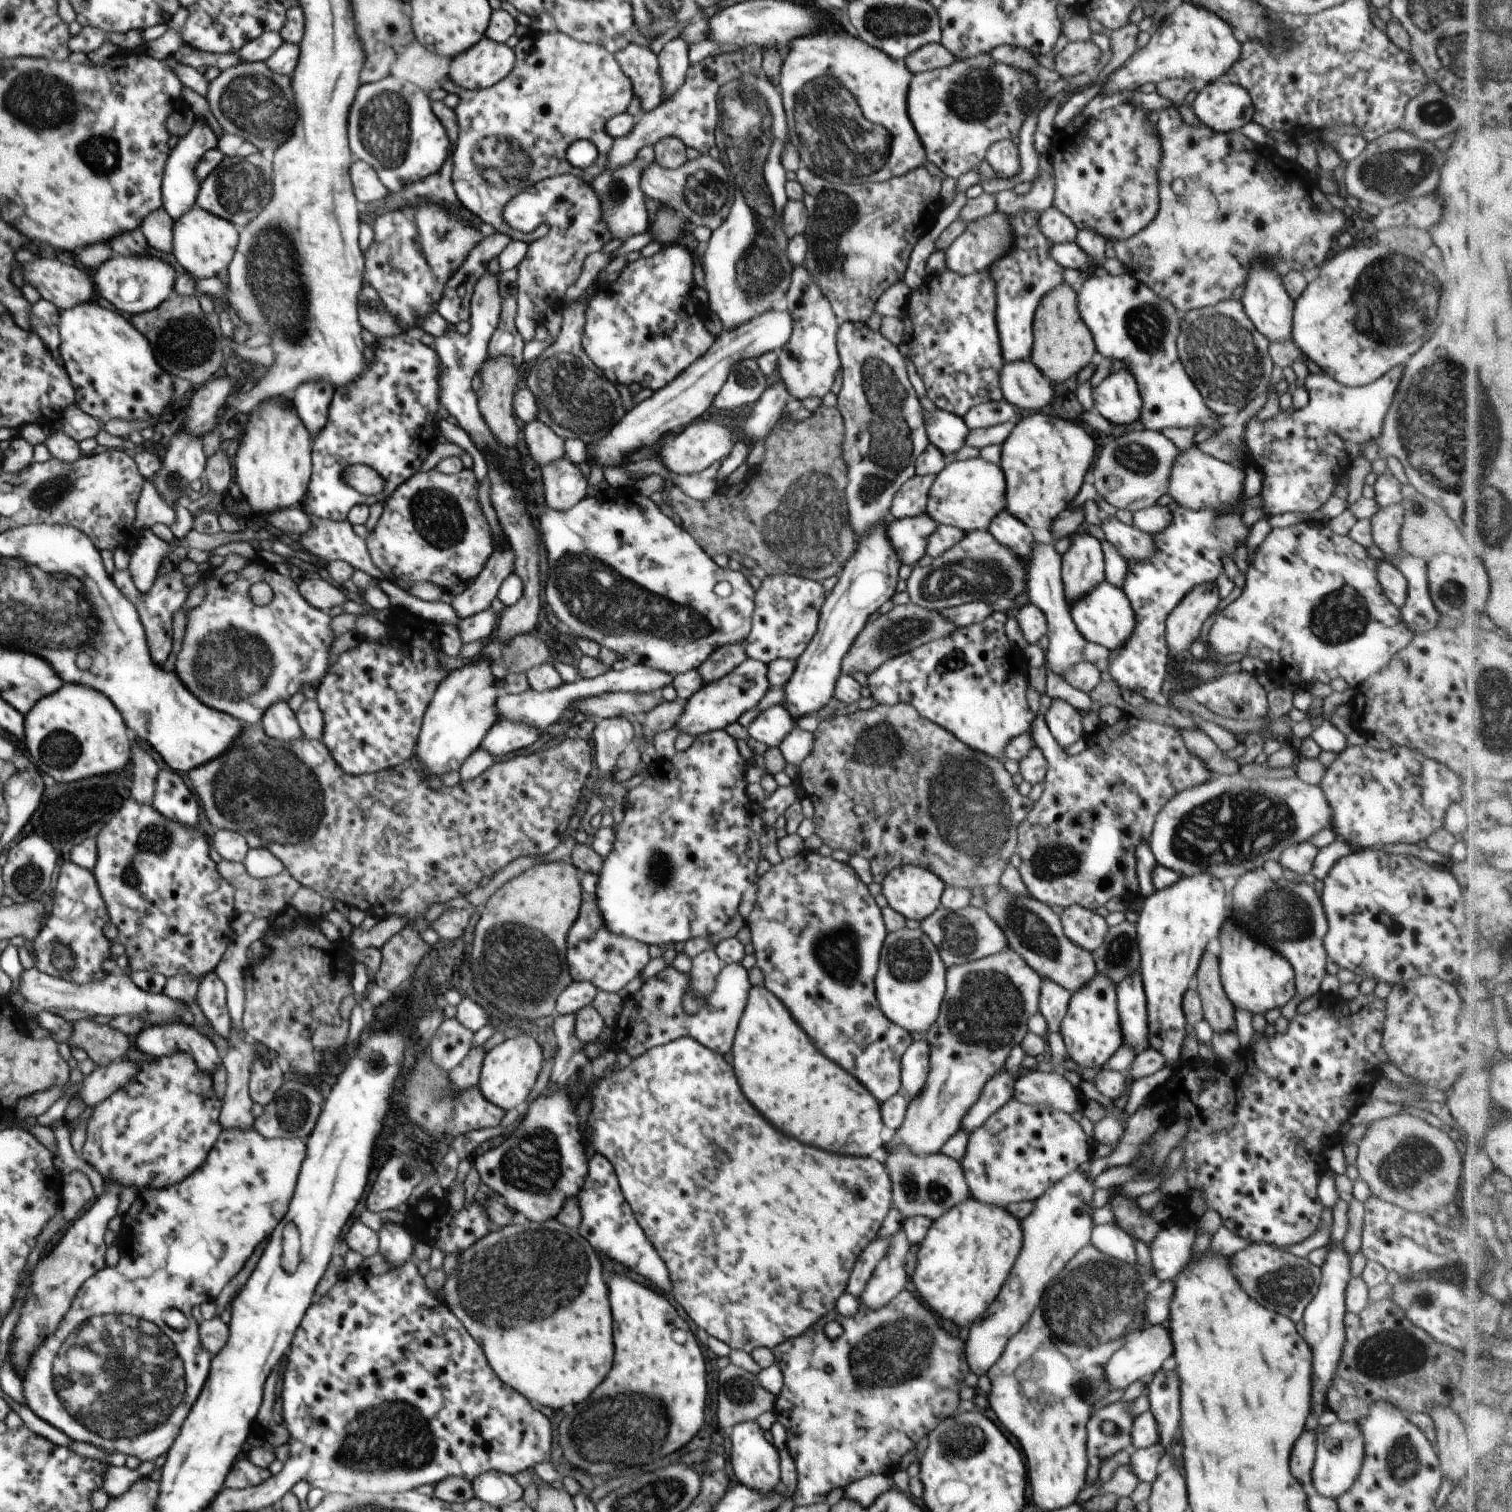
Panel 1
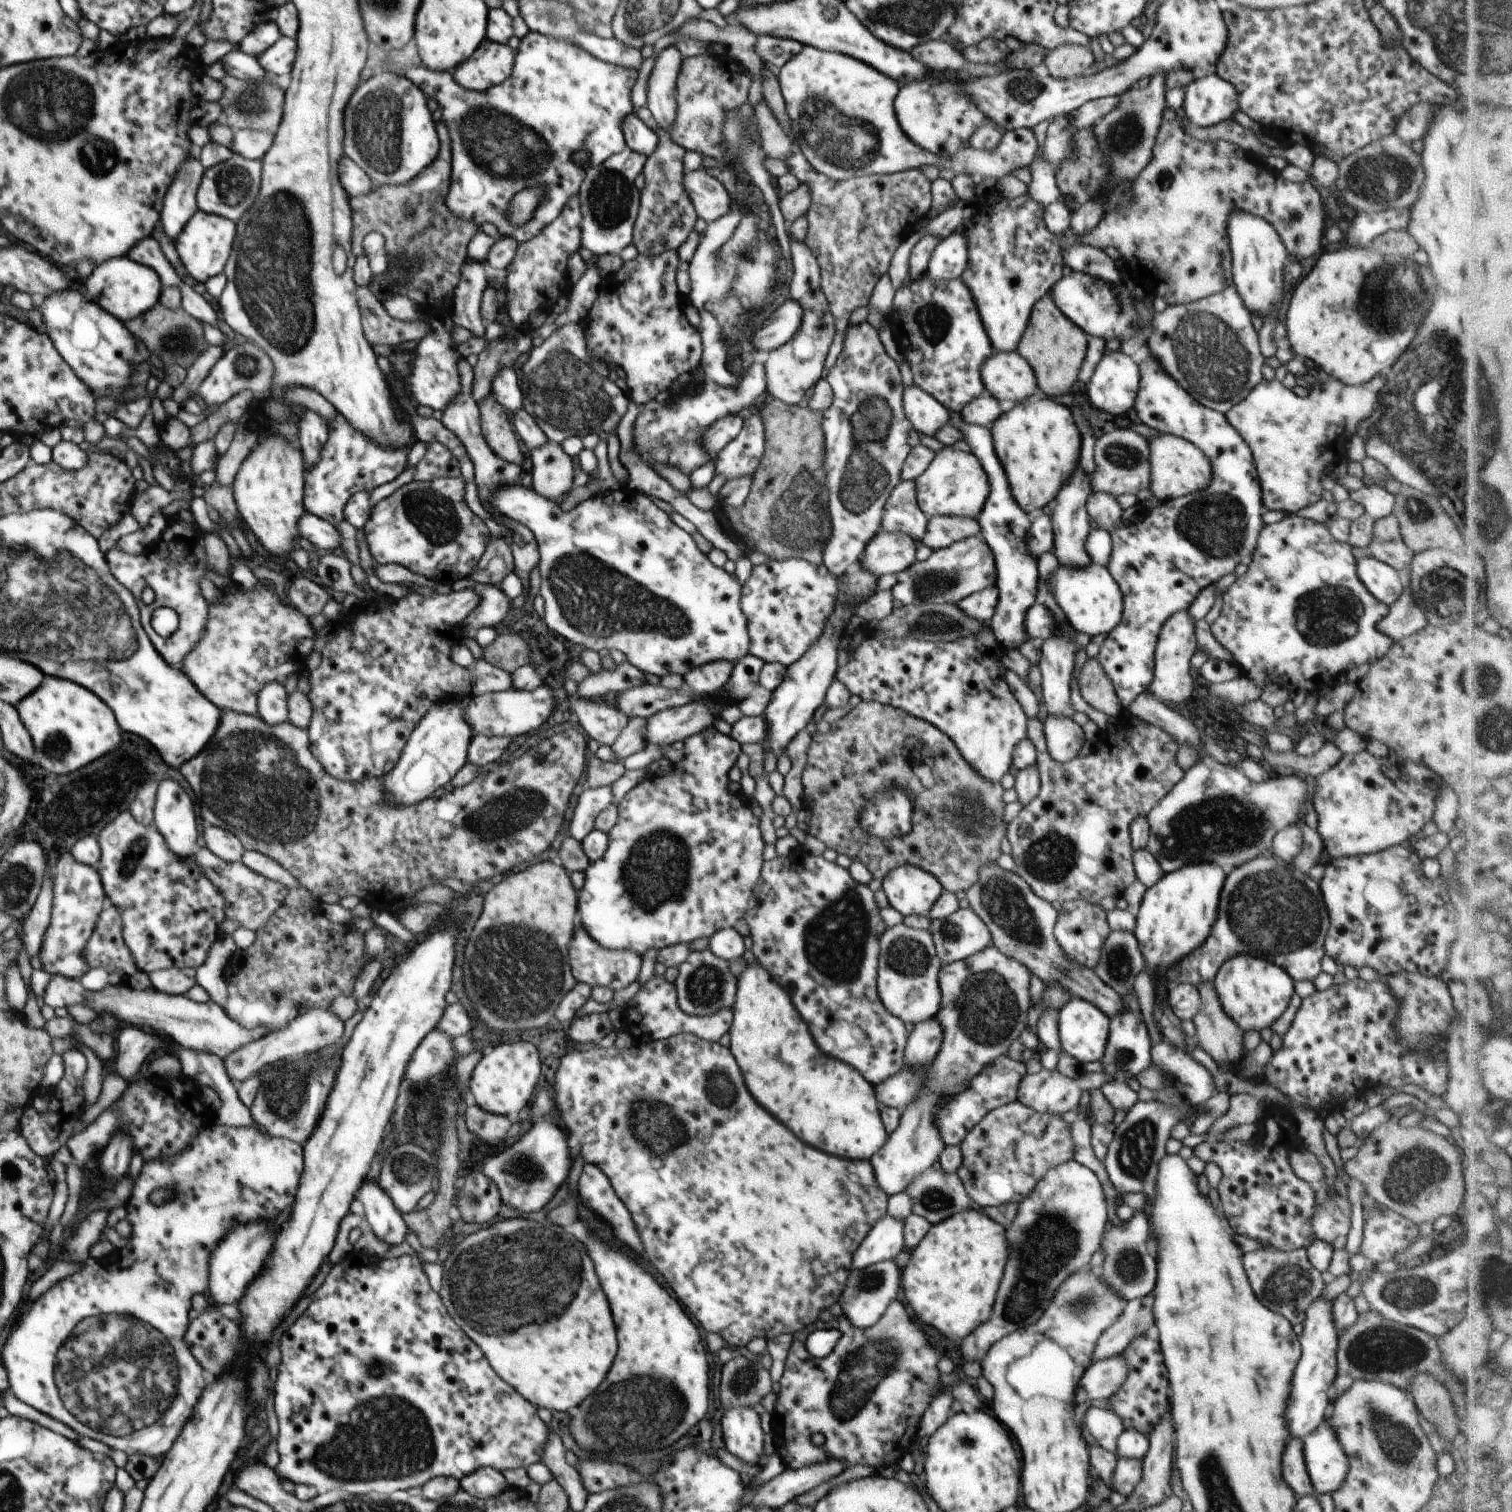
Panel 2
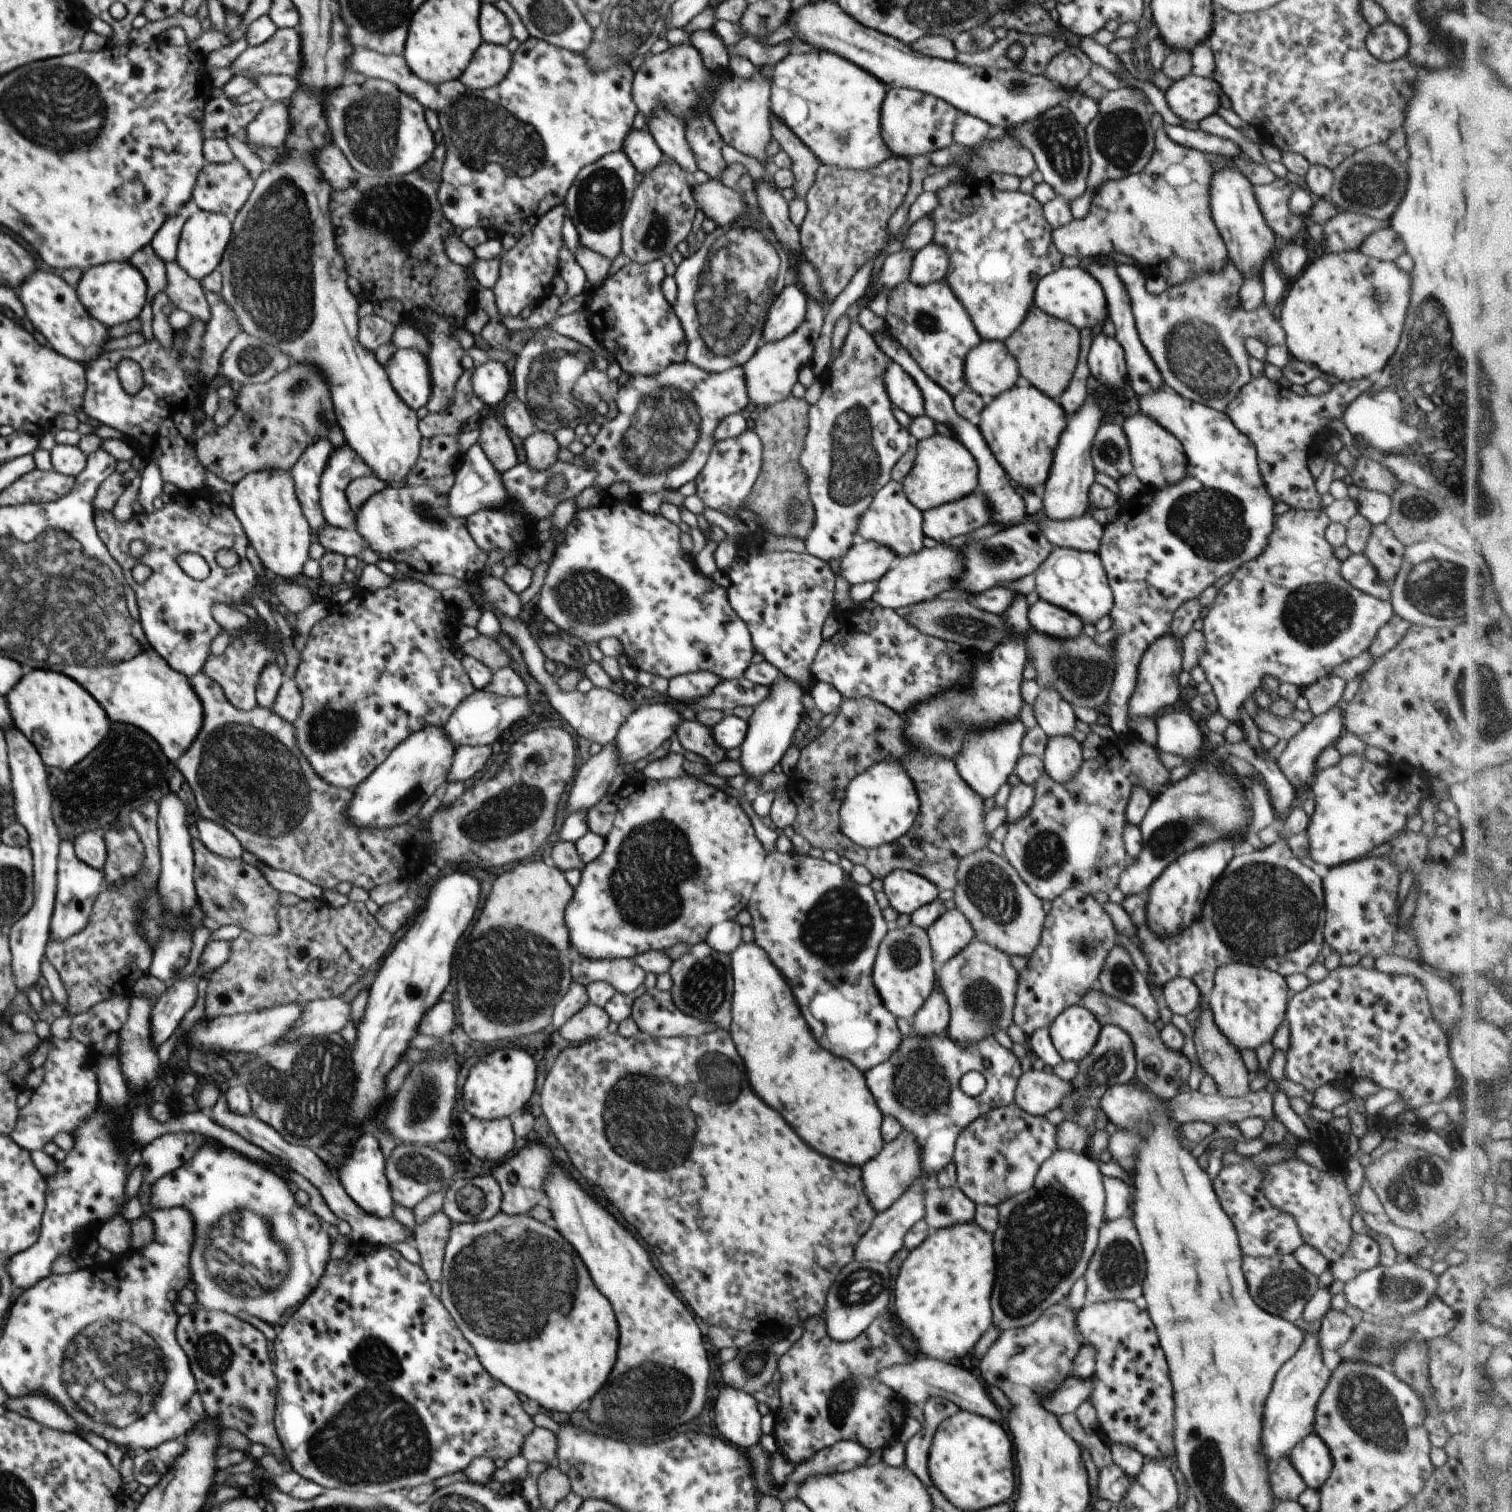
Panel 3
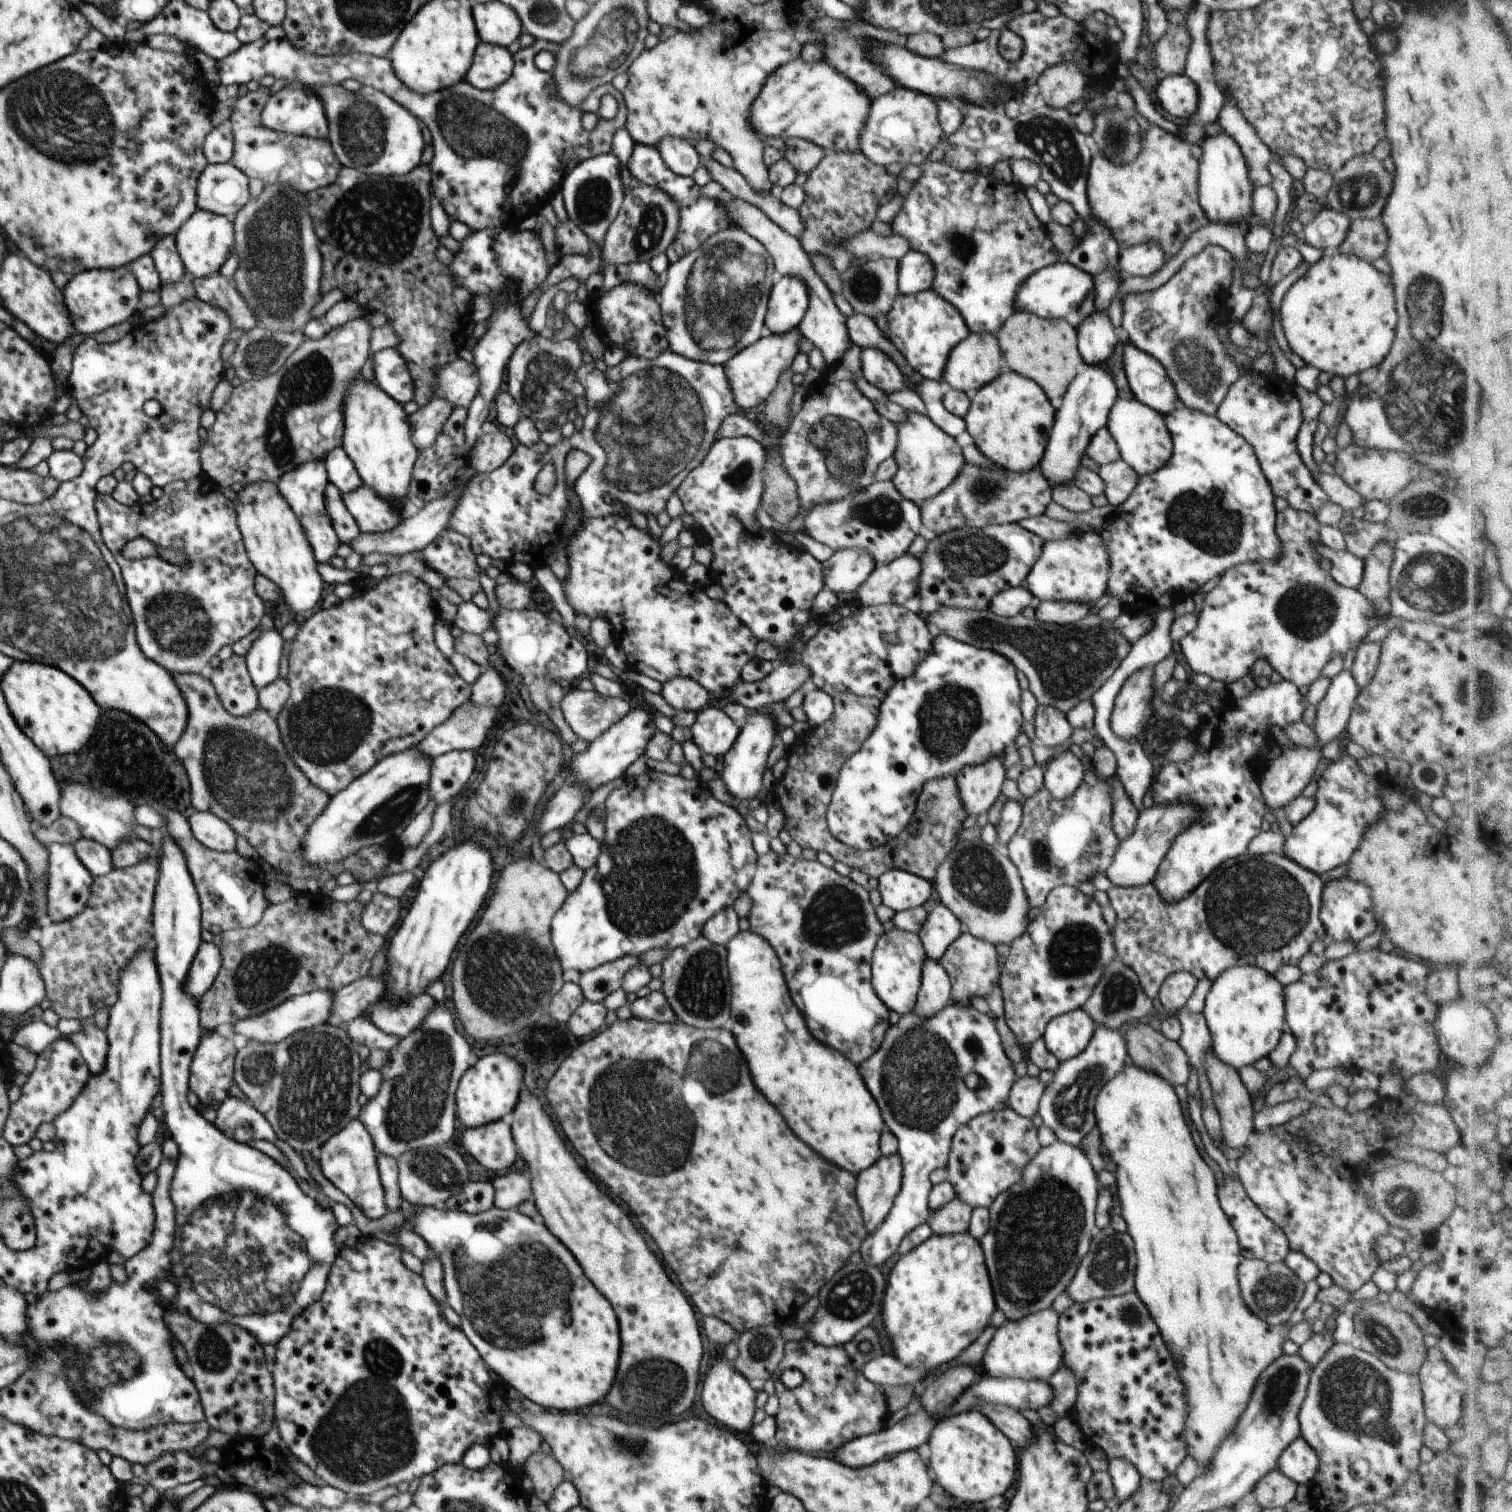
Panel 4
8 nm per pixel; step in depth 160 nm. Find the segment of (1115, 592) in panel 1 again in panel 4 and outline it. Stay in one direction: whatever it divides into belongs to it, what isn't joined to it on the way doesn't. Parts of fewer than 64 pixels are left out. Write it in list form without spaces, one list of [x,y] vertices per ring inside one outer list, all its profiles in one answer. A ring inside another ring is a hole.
[[[1098,532],[1074,533],[1063,541],[1043,544],[1042,554],[1026,578],[1033,596],[1041,601],[1096,603],[1107,593],[1110,563],[1106,545]]]

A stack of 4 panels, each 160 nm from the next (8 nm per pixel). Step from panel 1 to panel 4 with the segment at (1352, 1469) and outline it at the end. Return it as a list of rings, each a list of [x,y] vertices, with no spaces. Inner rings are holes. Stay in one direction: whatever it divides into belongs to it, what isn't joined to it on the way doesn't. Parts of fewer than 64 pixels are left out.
[[[1302,1436],[1291,1442],[1280,1455],[1277,1469],[1298,1484],[1310,1484],[1318,1472],[1319,1458]]]

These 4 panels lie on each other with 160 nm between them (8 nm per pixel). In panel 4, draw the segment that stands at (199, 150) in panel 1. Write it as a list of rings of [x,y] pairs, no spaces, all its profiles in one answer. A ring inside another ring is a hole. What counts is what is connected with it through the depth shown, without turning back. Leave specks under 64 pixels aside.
[[[175,235],[163,236],[149,254],[161,278],[162,287],[178,282],[186,274],[175,245]]]

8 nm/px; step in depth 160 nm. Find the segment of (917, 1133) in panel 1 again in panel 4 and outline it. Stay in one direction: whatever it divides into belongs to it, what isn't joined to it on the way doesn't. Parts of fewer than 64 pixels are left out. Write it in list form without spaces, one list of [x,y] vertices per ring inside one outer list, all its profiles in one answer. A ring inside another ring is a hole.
[[[964,931],[941,956],[939,963],[948,973],[951,982],[950,1001],[963,1007],[972,1006],[970,1000],[980,996],[984,998],[999,986],[1001,982],[1001,966],[998,952],[992,943],[978,940],[972,934]],[[896,1152],[882,1155],[857,1176],[855,1195],[861,1208],[866,1233],[873,1233],[886,1218],[903,1181],[903,1164]]]

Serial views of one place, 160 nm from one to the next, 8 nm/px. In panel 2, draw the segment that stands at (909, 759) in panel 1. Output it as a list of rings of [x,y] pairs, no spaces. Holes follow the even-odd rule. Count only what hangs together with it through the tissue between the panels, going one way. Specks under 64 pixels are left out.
[[[862,701],[856,702],[854,708],[848,712],[846,716],[840,718],[840,720],[836,720],[836,722],[832,722],[830,732],[823,735],[816,733],[811,736],[811,740],[812,742],[810,742],[810,746],[808,746],[808,754],[806,754],[806,769],[802,772],[801,809],[810,810],[810,814],[812,814],[812,818],[810,818],[810,828],[806,830],[806,833],[822,841],[827,849],[836,850],[838,855],[844,854],[852,861],[862,862],[862,864],[870,870],[870,874],[872,874],[872,877],[876,880],[883,880],[886,874],[889,874],[890,870],[894,870],[894,868],[908,864],[918,866],[918,868],[922,868],[922,870],[926,872],[930,872],[930,874],[939,880],[943,890],[950,893],[968,890],[968,888],[973,886],[974,882],[978,880],[980,868],[986,866],[986,864],[992,864],[992,862],[997,861],[998,856],[1001,854],[1000,843],[1004,840],[1004,837],[1006,837],[1007,830],[1007,825],[1002,822],[1002,812],[1005,806],[1002,796],[1004,796],[1005,789],[1002,787],[1001,782],[994,784],[994,782],[984,780],[984,778],[960,756],[960,752],[958,752],[958,748],[956,748],[954,742],[952,742],[944,732],[932,726],[932,724],[920,718],[910,716],[910,714],[906,714],[904,710],[896,709],[892,706],[881,704],[880,702]],[[894,786],[902,788],[902,790],[910,796],[910,800],[912,800],[912,831],[908,832],[905,836],[896,837],[889,841],[880,840],[880,838],[874,838],[874,836],[866,834],[866,832],[860,828],[858,814],[862,812],[860,808],[866,804],[868,798],[872,798],[872,796],[874,796],[876,792],[880,792],[880,790],[894,788]]]

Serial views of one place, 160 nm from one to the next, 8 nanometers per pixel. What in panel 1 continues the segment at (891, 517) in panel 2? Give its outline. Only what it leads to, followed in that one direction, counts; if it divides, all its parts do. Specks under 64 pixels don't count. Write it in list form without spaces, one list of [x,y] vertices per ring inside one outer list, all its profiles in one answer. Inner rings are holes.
[[[914,475],[902,483],[893,496],[890,512],[895,519],[918,516],[927,512],[929,492],[936,475]]]

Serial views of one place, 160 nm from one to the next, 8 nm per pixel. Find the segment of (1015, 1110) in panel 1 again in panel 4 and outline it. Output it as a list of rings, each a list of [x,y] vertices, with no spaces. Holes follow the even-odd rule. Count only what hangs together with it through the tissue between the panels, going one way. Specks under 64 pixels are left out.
[[[1009,1106],[970,1119],[955,1132],[945,1166],[956,1196],[973,1209],[989,1209],[1001,1192],[1014,1183],[1022,1182],[1025,1166],[1042,1148],[1038,1134],[1039,1130],[1031,1118],[1020,1116]]]

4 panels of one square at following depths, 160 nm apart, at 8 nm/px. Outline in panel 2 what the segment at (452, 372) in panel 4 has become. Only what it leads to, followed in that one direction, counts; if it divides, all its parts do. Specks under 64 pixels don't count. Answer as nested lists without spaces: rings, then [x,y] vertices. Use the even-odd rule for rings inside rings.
[[[466,258],[462,264],[461,280],[454,290],[454,306],[450,318],[454,324],[466,327],[478,338],[483,338],[486,332],[480,307],[489,278],[490,269],[485,263]],[[502,368],[492,380],[491,393],[498,404],[508,408],[513,413],[523,408],[520,382],[514,368]]]

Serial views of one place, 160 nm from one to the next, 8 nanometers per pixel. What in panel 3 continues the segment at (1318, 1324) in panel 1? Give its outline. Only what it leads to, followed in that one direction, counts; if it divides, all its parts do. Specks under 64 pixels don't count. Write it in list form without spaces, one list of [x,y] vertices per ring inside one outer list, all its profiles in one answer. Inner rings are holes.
[[[1308,1331],[1303,1336],[1303,1343],[1298,1352],[1285,1362],[1274,1378],[1272,1392],[1264,1406],[1264,1430],[1262,1446],[1266,1450],[1272,1467],[1300,1442],[1315,1430],[1315,1412],[1322,1391],[1331,1377],[1331,1371],[1322,1361],[1318,1332]]]

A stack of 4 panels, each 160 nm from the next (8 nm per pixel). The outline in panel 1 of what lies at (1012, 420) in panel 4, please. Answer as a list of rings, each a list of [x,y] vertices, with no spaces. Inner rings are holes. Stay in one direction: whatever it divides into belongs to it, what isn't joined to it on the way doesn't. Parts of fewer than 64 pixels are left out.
[[[1042,411],[1020,418],[1017,427],[1003,442],[1000,468],[1006,479],[1005,508],[1028,528],[1051,530],[1053,520],[1066,510],[1080,492],[1086,472],[1094,465],[1094,441],[1080,424],[1061,419],[1051,411]]]

